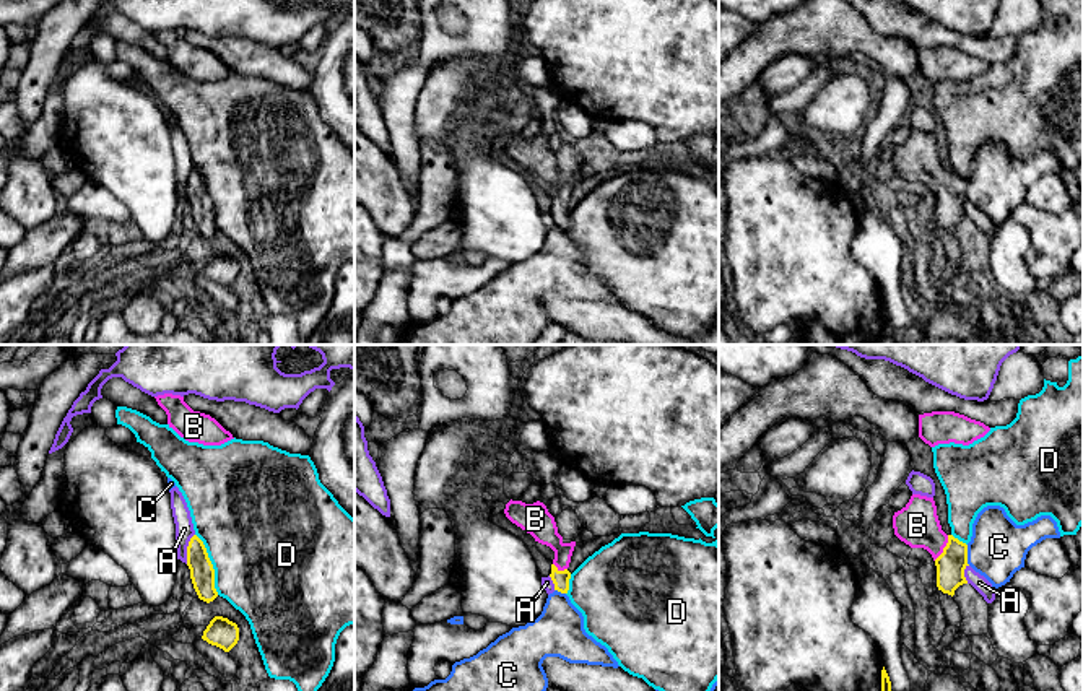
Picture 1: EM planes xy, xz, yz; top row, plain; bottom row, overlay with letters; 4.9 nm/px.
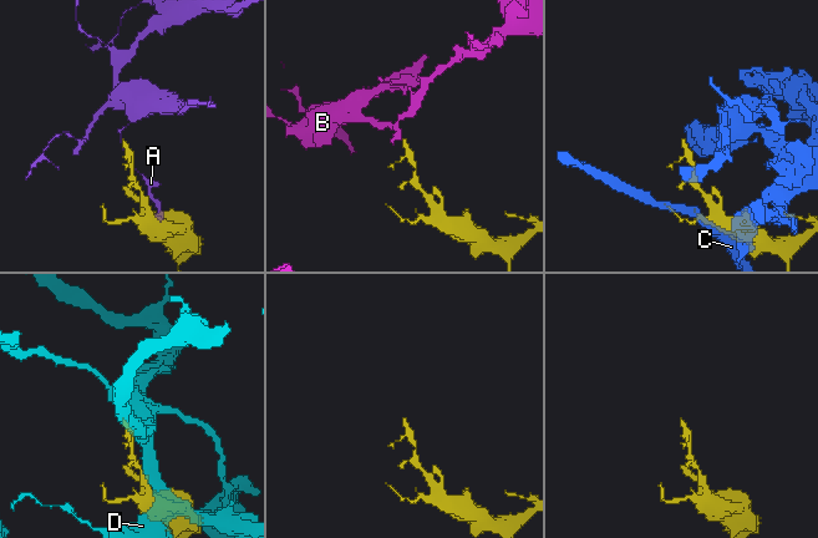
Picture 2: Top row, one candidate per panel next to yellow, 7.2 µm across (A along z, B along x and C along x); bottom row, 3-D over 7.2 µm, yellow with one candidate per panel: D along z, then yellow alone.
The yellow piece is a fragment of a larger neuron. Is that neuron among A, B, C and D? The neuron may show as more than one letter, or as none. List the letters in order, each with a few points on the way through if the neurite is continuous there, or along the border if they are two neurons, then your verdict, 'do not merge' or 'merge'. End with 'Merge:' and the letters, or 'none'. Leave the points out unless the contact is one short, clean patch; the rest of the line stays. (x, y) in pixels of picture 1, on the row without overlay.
A: do not merge
B: runs through yz (950, 200), (950, 191), (943, 184), (917, 161); merge
C: border along yz (966, 181), (966, 197), (969, 200); do not merge
D: do not merge
Merge: B

